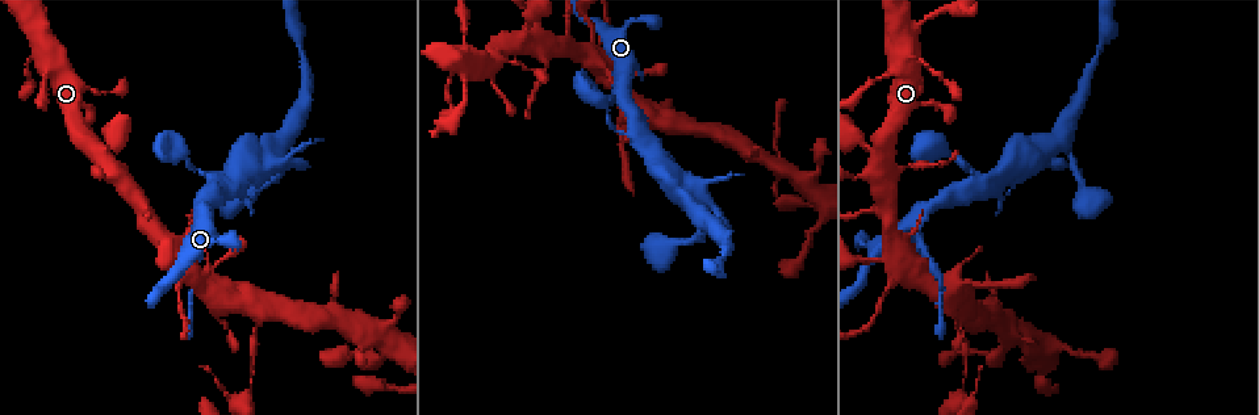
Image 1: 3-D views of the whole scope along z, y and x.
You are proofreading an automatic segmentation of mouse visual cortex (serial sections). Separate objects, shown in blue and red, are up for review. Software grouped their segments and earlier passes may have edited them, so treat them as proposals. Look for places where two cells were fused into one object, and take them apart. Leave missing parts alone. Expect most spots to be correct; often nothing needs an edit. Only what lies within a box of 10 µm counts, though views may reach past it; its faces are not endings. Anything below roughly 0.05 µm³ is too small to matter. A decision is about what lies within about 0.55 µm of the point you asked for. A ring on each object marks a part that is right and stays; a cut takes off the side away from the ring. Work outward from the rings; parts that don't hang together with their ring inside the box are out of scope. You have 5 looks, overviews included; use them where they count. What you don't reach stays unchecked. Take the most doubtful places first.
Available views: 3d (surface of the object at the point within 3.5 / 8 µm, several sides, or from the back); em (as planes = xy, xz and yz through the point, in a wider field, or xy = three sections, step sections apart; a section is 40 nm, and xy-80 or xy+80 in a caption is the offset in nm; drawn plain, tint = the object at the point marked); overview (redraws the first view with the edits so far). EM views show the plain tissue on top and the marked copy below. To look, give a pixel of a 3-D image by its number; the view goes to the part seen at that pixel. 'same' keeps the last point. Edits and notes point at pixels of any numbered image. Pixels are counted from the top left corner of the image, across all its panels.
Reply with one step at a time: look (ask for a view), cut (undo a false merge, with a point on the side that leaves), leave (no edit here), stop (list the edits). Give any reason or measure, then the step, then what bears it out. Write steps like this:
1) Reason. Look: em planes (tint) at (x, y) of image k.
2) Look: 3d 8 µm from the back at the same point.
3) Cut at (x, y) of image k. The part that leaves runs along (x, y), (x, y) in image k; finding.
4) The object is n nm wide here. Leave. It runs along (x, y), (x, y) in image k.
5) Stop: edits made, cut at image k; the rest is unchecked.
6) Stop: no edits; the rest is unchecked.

Calibre changes. Look: 3d 3.5 µm at (465, 67) of image 1.

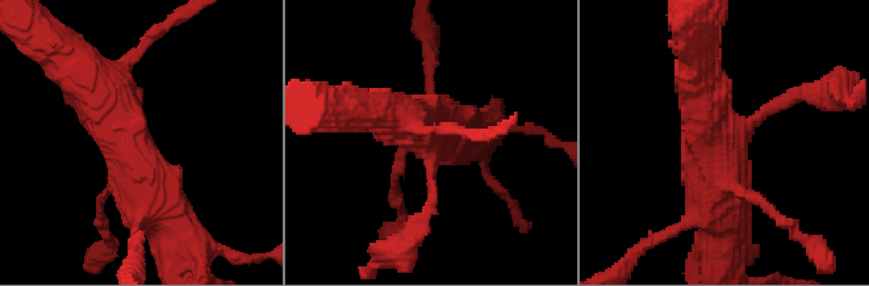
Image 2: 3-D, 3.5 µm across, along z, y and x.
Look: em planes (tint) at (424, 139) of image 2.

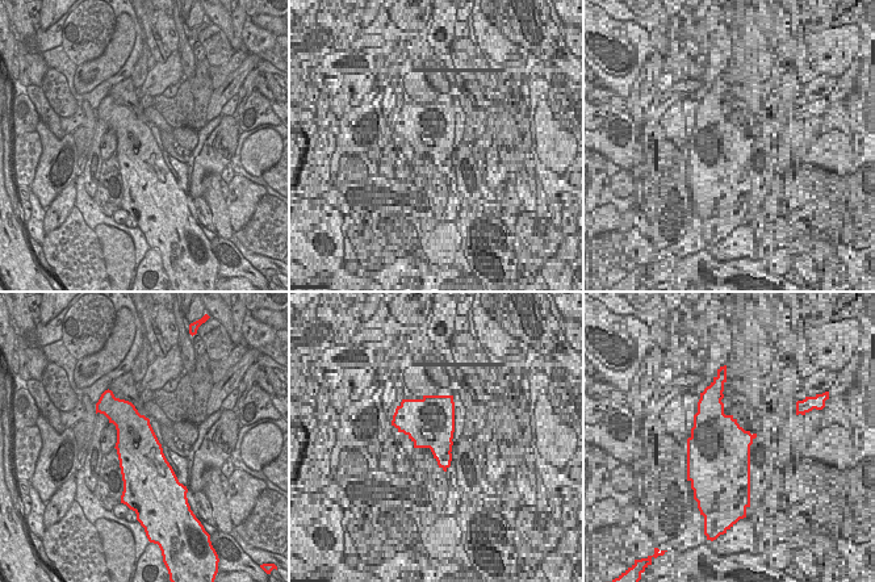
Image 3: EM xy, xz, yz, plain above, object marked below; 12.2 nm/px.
Leave. It runs along (179, 263), (175, 230), (99, 93) in image 2; one cell here.

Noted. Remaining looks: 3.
Three arms meet. Look: 3d 3.5 µm at (1058, 139) of image 1.

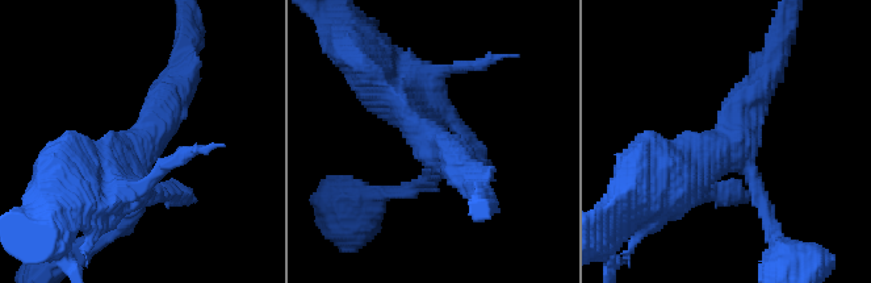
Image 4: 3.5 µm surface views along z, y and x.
3 arms meet here; the arms are 200, 400, 600 nm wide. Look: em planes (tint) at (729, 145) of image 4.

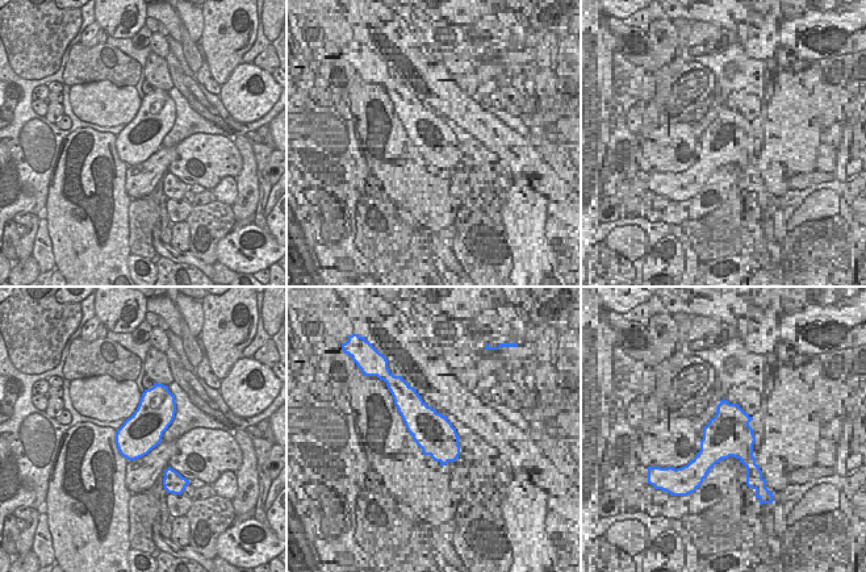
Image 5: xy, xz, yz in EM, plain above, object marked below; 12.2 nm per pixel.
Leave. One cell here.

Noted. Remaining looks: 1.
Stop: no edits; the rest is unchecked.

